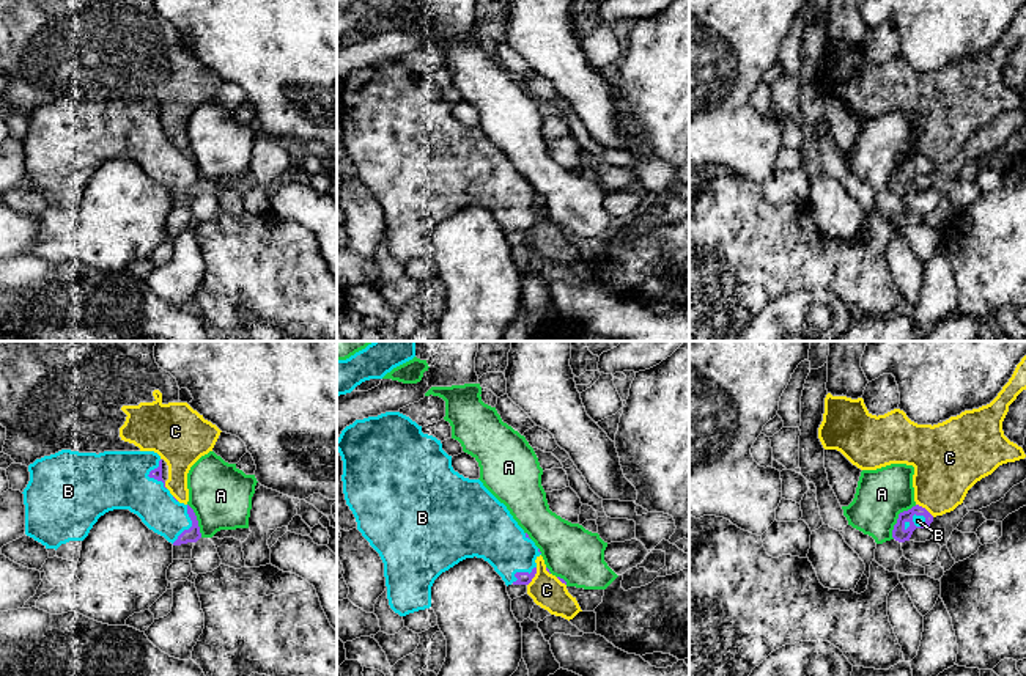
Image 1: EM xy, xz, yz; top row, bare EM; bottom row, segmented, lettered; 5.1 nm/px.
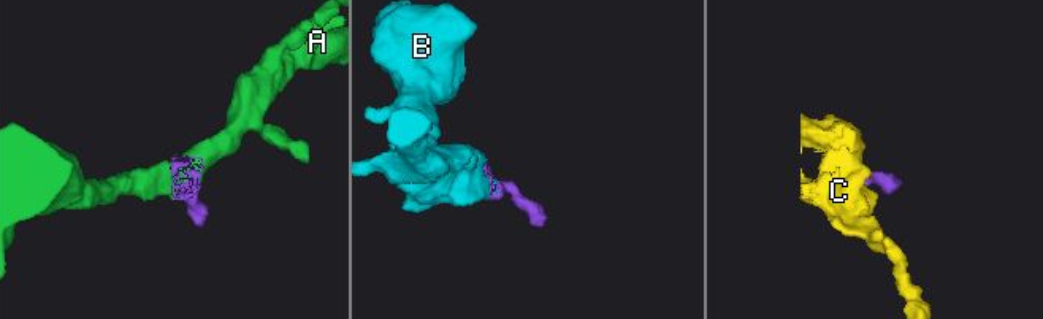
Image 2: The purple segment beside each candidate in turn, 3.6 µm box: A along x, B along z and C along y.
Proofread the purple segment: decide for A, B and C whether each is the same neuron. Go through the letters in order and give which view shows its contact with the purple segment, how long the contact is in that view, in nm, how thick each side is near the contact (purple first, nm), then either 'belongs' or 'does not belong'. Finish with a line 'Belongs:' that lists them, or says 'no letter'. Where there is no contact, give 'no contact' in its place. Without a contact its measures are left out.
A: meets purple in yz; contact 220 nm long; 80 nm thick on the purple side, 260 nm on the other; does not belong
B: meets purple in xy; contact 220 nm long; 80 nm thick on the purple side, 200 nm on the other; belongs
C: meets purple in xz; contact 110 nm long; 60 nm thick on the purple side, 170 nm on the other; does not belong
Belongs: B

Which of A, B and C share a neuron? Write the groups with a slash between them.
A / B / C

